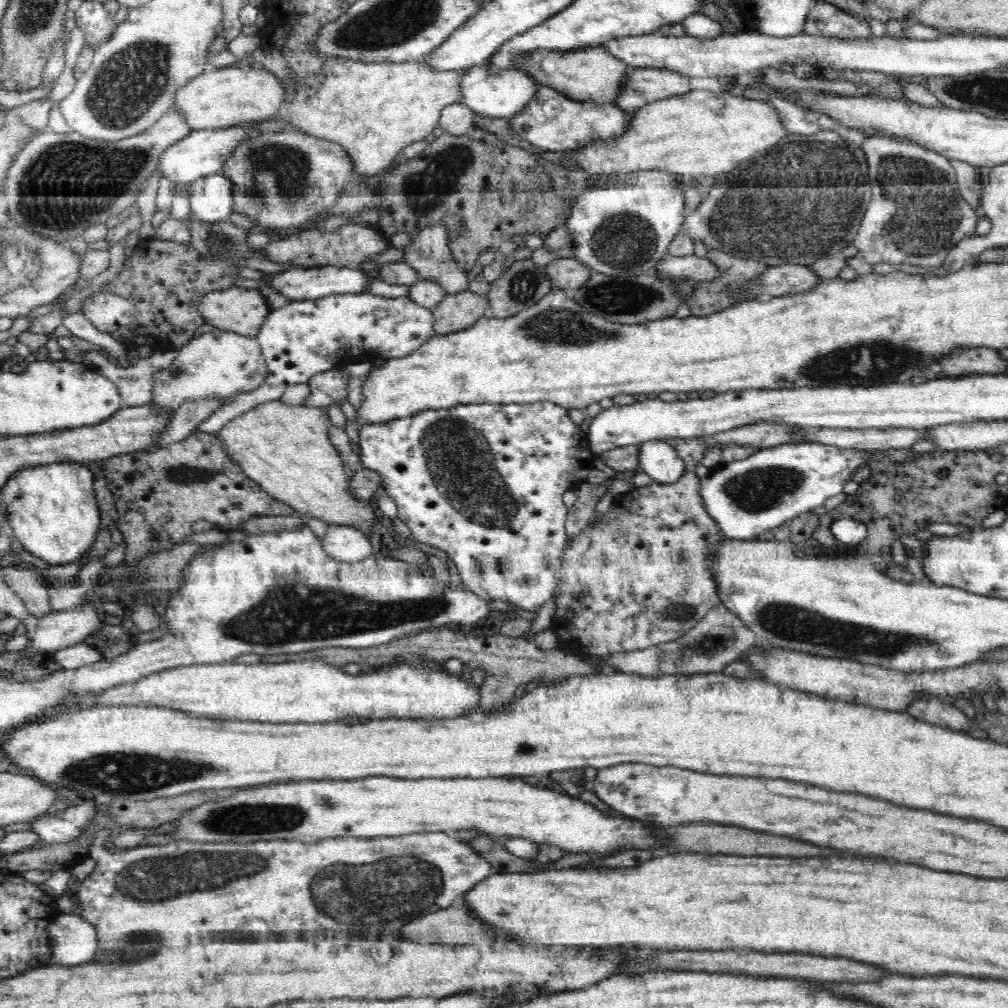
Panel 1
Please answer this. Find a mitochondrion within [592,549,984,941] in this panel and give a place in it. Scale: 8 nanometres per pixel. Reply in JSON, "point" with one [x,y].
{"point":[795,623]}

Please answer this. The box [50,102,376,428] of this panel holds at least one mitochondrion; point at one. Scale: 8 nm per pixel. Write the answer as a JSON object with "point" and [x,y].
{"point":[280,172]}

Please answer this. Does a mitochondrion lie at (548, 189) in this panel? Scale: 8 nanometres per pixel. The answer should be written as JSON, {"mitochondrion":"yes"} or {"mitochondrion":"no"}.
{"mitochondrion":"no"}

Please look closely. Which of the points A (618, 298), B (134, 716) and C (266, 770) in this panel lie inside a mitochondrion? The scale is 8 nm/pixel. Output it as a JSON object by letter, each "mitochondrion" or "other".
{"A":"mitochondrion","B":"other","C":"other"}

